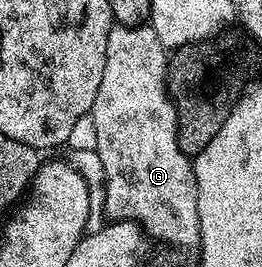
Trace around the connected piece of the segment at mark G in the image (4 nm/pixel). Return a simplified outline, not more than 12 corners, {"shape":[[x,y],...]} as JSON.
{"shape":[[115,23],[90,109],[102,209],[197,250],[194,162],[149,23]]}

